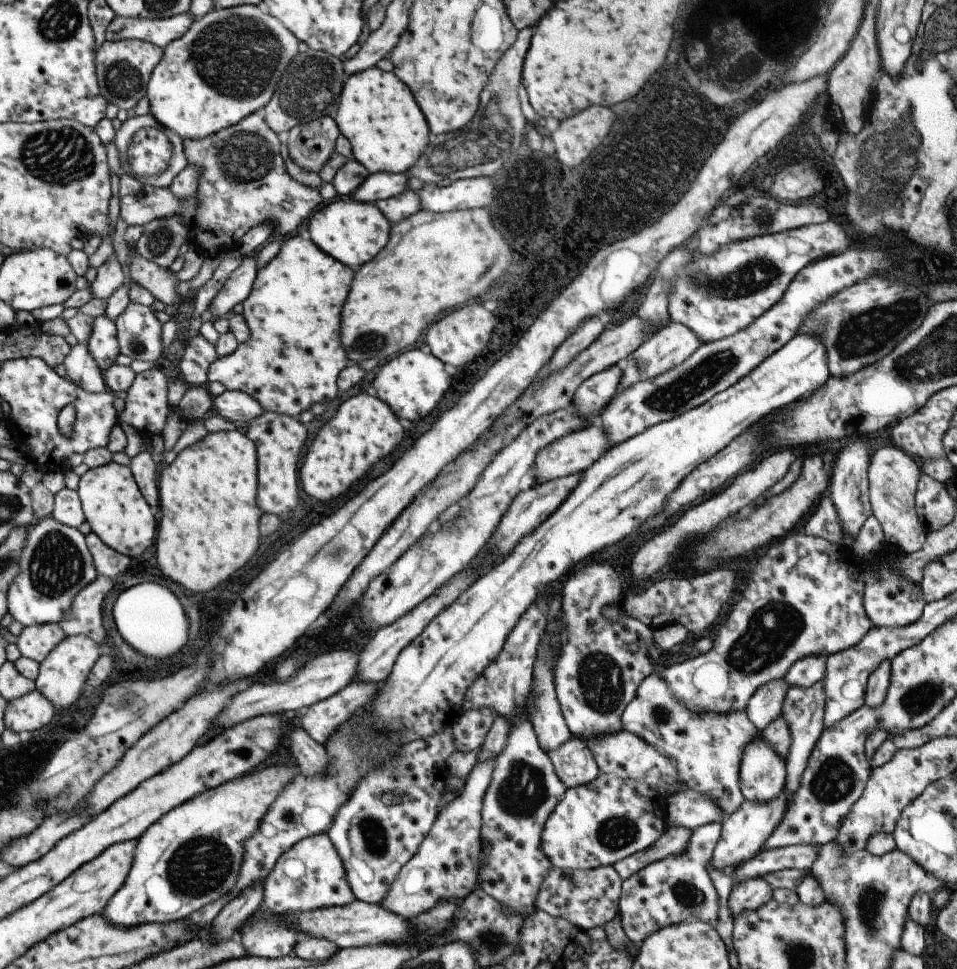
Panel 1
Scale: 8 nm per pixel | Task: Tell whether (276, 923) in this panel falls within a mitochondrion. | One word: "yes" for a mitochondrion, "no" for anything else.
no

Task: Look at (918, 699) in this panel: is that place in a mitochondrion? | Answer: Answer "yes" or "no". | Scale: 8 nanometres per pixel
yes

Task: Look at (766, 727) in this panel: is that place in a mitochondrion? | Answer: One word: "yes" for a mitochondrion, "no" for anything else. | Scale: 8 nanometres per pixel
no

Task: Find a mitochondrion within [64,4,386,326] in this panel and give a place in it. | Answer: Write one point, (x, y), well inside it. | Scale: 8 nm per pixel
(236, 57)

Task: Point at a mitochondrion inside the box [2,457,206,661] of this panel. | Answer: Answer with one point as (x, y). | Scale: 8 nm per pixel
(56, 564)

